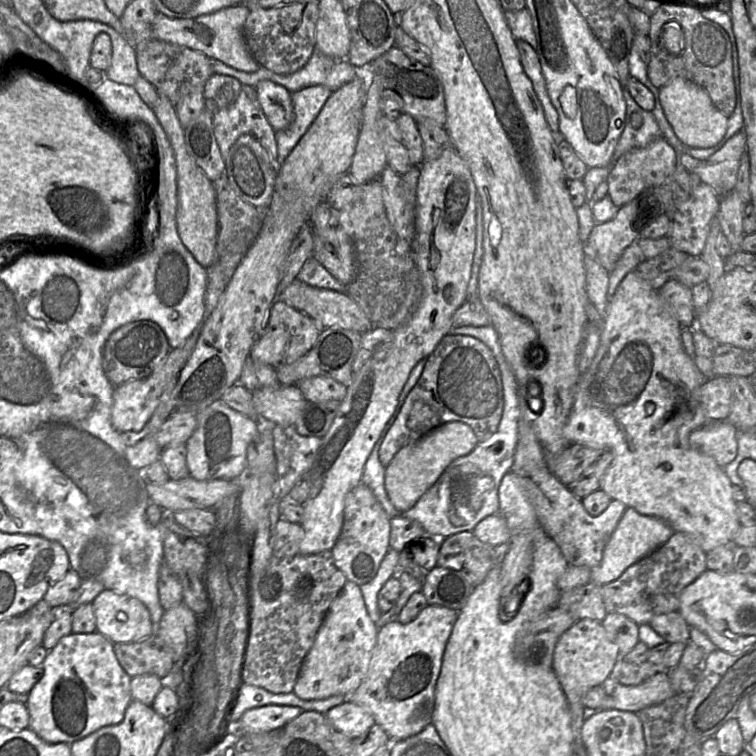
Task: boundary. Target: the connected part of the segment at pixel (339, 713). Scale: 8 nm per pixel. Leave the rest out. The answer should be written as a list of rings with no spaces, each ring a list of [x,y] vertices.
[[[351,701],[332,707],[325,716],[334,728],[350,739],[360,737],[375,724],[375,719],[367,708]]]

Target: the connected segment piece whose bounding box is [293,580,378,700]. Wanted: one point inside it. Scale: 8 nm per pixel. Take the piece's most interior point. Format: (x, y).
(338, 661)

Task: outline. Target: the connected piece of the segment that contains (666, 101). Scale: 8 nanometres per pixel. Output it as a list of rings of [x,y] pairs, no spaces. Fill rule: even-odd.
[[[676,77],[668,81],[660,88],[660,101],[668,122],[686,147],[710,148],[726,134],[728,117],[713,104],[708,92],[692,80]]]

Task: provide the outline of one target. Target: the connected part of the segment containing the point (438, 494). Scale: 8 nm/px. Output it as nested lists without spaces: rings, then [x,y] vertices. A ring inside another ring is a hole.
[[[461,326],[452,328],[450,334],[474,337],[491,350],[501,372],[504,407],[497,431],[488,440],[478,443],[468,455],[454,460],[417,503],[401,514],[404,518],[417,517],[426,534],[438,539],[472,531],[481,520],[499,512],[499,487],[513,465],[520,419],[518,385],[503,355],[495,329],[492,326]],[[496,444],[501,445],[498,452],[494,452]]]

